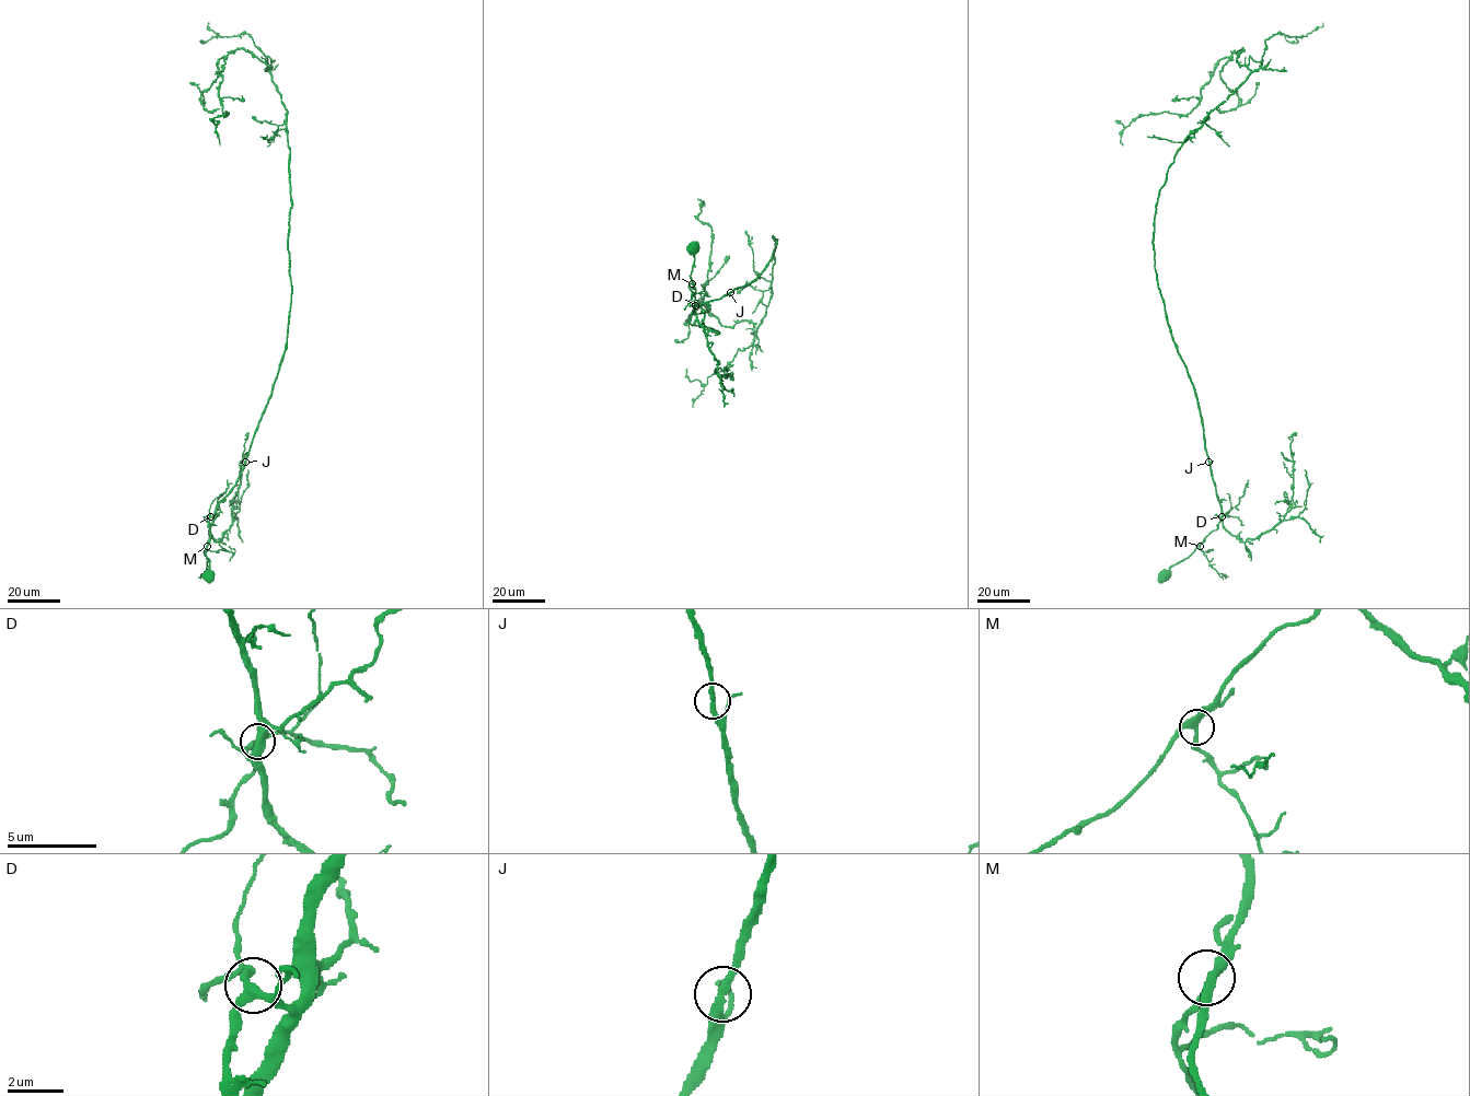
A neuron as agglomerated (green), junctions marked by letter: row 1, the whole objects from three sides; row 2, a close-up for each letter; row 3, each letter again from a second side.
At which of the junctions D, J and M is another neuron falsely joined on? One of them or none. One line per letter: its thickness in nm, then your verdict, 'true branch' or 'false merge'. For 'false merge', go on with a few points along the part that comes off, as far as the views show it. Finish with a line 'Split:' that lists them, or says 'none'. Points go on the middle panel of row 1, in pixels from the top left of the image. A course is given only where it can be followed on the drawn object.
D: 280 nm thick; true branch
J: 280 nm thick; true branch
M: 260 nm thick; true branch
Split: none

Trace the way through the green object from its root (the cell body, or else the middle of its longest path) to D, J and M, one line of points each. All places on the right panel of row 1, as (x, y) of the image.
D: (1165, 574), (1217, 528), (1222, 516)
J: (1165, 574), (1185, 559), (1217, 528), (1222, 508), (1208, 462)
M: (1165, 574), (1200, 546)

